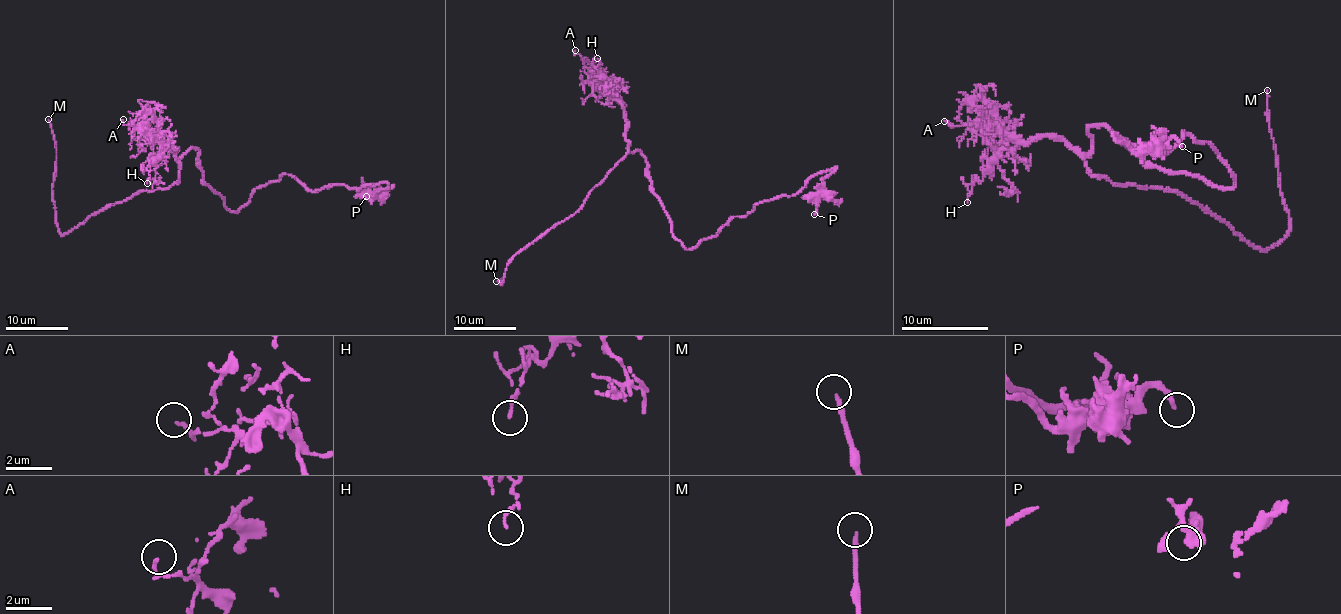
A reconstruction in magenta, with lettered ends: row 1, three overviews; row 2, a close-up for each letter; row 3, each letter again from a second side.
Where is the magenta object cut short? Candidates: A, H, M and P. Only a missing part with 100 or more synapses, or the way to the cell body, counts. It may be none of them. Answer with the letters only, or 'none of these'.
M

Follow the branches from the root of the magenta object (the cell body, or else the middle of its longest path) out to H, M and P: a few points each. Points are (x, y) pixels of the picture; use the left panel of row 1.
H: (199, 156), (191, 148), (180, 165), (174, 147), (163, 146), (145, 169), (147, 183)
M: (199, 156), (191, 148), (180, 159), (169, 187), (105, 206), (62, 235), (48, 119)
P: (199, 156), (202, 178), (231, 210), (287, 174), (312, 191), (387, 184), (366, 196)

